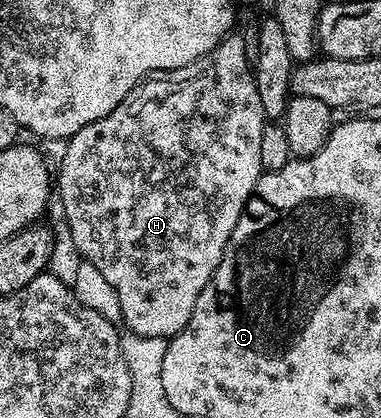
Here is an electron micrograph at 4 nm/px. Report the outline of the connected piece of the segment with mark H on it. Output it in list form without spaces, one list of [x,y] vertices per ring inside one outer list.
[[[229,35],[217,43],[213,51],[185,67],[168,69],[162,75],[152,75],[140,81],[121,103],[117,103],[117,107],[113,107],[113,111],[109,111],[109,115],[105,115],[105,119],[97,119],[97,123],[89,123],[71,136],[64,158],[57,165],[57,196],[65,203],[65,219],[69,223],[69,231],[73,231],[73,243],[77,243],[80,257],[93,263],[93,267],[105,275],[105,283],[117,291],[122,324],[142,337],[170,339],[183,330],[185,323],[189,323],[189,315],[193,315],[193,307],[197,307],[197,295],[201,295],[213,279],[233,235],[233,227],[237,227],[237,219],[243,214],[259,176],[265,171],[261,167],[261,131],[265,124],[261,95],[257,95],[253,65],[249,60],[249,41],[247,45],[245,38],[235,36]]]

